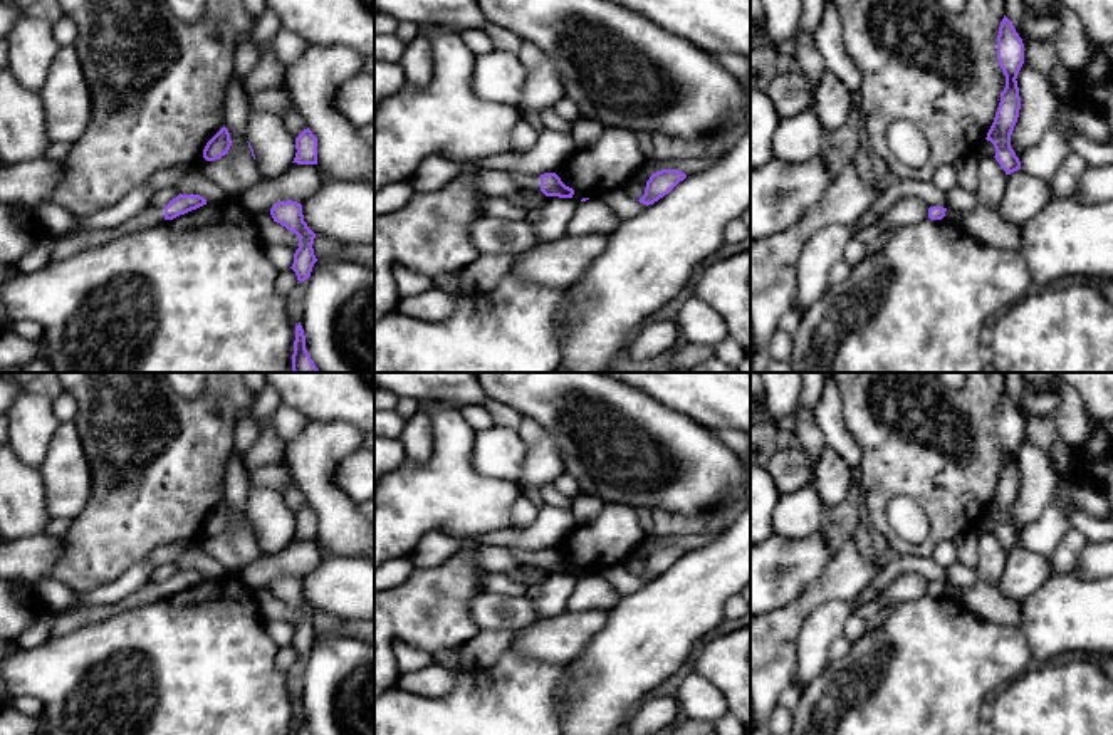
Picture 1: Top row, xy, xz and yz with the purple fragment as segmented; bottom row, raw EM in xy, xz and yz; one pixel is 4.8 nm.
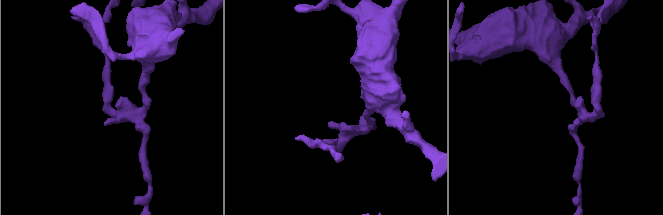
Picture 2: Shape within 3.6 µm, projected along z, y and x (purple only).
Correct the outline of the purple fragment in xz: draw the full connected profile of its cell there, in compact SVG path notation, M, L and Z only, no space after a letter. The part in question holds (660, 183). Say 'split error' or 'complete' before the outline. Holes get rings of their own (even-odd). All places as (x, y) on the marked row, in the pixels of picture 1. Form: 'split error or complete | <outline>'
complete | M678 169L656 171L646 181L645 195L638 201L646 206L653 205L655 201L668 195L685 178L687 175Z

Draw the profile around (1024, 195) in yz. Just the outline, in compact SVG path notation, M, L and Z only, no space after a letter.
M1024 171L1007 175L1007 186L997 213L1016 227L1027 223L1051 200L1049 183Z

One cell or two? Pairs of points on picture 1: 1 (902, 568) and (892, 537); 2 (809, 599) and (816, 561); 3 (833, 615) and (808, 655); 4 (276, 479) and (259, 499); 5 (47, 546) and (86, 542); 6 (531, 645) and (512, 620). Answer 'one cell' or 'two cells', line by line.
1: two cells
2: two cells
3: one cell
4: two cells
5: two cells
6: two cells

